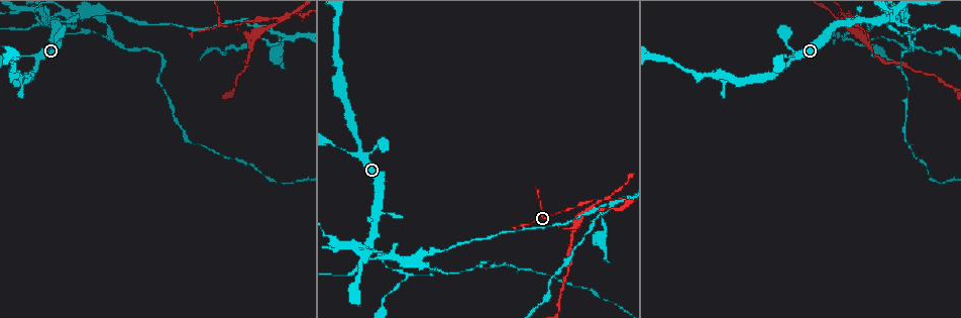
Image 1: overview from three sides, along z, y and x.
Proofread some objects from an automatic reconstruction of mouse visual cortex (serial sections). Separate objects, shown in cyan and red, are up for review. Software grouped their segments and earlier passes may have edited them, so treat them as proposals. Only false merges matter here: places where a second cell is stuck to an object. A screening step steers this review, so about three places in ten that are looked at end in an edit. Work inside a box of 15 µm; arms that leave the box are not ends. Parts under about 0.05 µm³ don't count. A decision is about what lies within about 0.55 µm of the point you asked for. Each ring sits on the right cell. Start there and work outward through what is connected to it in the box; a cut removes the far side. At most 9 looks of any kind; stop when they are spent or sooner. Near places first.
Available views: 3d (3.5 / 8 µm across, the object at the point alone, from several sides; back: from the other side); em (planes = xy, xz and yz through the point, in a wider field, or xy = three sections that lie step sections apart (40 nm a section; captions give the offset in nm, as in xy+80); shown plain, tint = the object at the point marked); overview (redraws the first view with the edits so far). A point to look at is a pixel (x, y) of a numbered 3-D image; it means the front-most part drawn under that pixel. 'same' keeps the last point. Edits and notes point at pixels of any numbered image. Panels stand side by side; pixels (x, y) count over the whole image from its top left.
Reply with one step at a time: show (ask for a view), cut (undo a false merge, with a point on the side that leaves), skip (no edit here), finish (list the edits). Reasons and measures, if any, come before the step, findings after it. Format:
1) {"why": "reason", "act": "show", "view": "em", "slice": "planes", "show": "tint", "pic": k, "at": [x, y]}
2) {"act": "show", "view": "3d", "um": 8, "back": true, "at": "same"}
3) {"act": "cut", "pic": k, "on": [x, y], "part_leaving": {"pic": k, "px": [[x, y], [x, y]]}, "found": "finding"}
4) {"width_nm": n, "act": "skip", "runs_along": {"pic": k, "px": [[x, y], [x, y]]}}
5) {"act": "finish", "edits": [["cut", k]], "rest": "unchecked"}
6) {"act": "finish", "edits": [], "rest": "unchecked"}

{"act": "show", "view": "3d", "um": 3.5, "pic": 1, "at": [273, 19]}

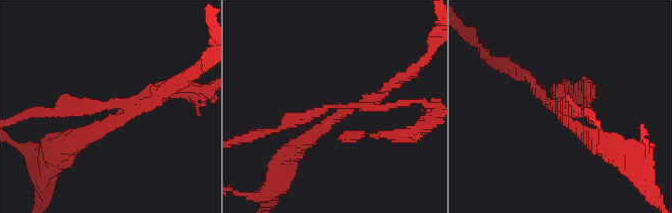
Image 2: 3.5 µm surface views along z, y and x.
{"arms": 4, "act": "skip", "runs_along": {"pic": 2, "px": [[44, 112], [116, 106], [85, 133]]}, "found": "one cell here"}

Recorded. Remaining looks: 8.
{"why": "thick turns thin", "act": "show", "view": "3d", "um": 3.5, "pic": 1, "at": [251, 47]}

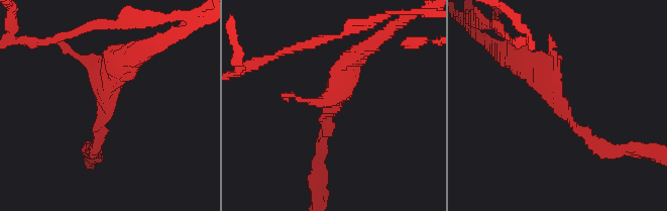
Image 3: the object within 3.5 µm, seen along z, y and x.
{"act": "show", "view": "em", "slice": "xy", "step": 3, "show": "tint", "pic": 3, "at": [106, 98]}

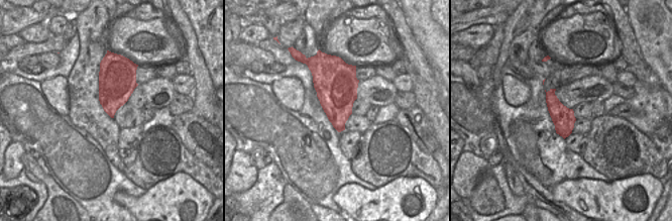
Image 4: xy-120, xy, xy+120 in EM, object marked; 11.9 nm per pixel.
{"act": "skip", "runs_along": {"pic": 3, "px": [[514, 59], [537, 68], [554, 99], [601, 145]]}, "found": "continuous, no second cell"}

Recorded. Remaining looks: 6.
{"why": "thick turns thin", "act": "show", "view": "3d", "um": 8, "pic": 1, "at": [21, 55]}

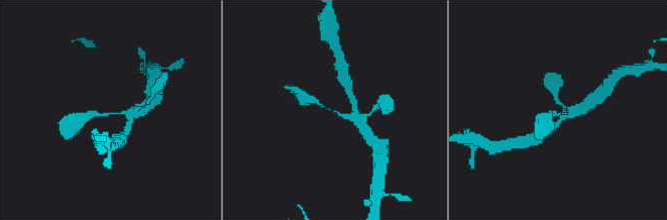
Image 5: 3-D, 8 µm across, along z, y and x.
{"act": "show", "view": "3d", "um": 3.5, "back": true, "pic": 5, "at": [105, 112]}

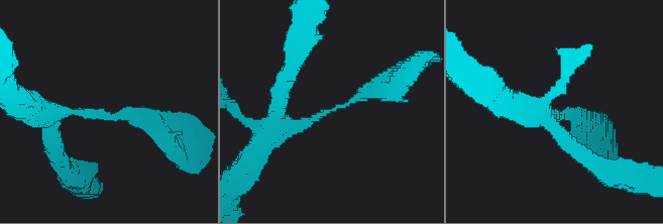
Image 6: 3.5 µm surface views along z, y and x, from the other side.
{"arm_widths_nm": [250, 300], "act": "show", "view": "em", "slice": "planes", "show": "tint", "pic": 6, "at": [106, 114]}

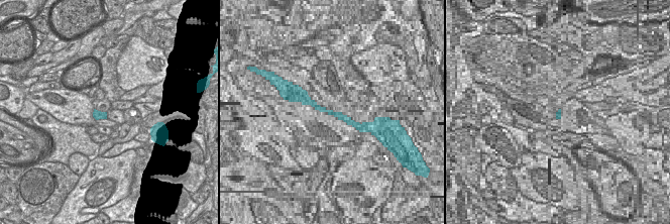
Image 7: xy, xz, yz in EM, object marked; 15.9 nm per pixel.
{"act": "skip", "runs_along": {"pic": 6, "px": [[268, 131], [387, 87]]}, "found": "continuous, no second cell"}

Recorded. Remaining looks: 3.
{"why": "sudden change in width", "act": "show", "view": "3d", "um": 3.5, "back": true, "pic": 1, "at": [849, 22]}

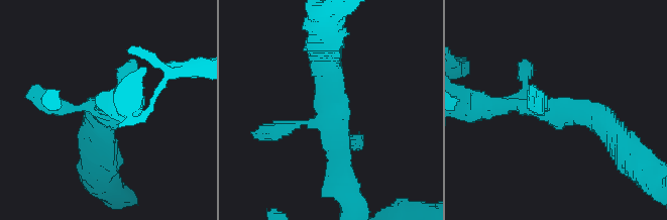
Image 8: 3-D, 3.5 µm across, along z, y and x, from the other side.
{"act": "show", "view": "em", "slice": "xy", "step": 3, "show": "tint", "pic": 8, "at": [550, 111]}

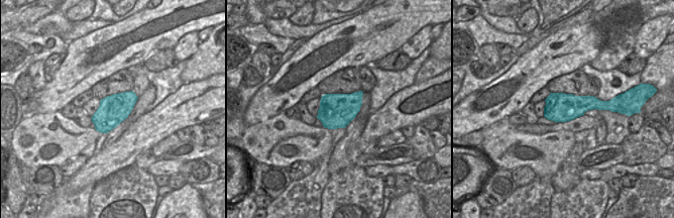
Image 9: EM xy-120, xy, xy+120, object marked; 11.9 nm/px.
{"width_nm": 400, "act": "skip", "runs_along": {"pic": 8, "px": [[613, 131], [584, 112], [486, 106]]}, "found": "one cell here"}

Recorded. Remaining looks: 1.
{"act": "finish", "edits": [], "rest": "unchecked"}

